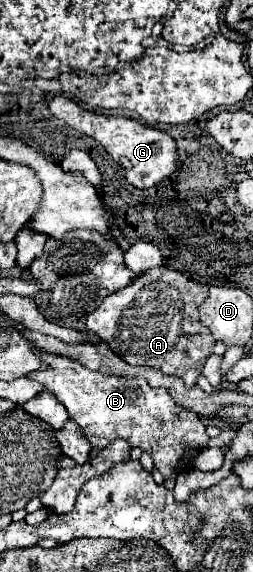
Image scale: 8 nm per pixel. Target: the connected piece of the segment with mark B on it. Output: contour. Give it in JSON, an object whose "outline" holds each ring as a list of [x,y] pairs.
{"outline":[[[37,354],[49,364],[49,368],[29,374],[29,378],[45,384],[45,388],[57,396],[57,400],[67,408],[71,420],[85,430],[91,446],[105,448],[113,440],[123,438],[131,446],[139,446],[141,450],[149,452],[155,468],[165,478],[175,478],[183,468],[191,466],[191,462],[185,462],[185,450],[193,452],[191,456],[195,456],[207,448],[209,436],[203,420],[191,410],[179,406],[169,396],[167,388],[151,388],[143,378],[121,378],[93,372],[81,366],[77,360],[57,354]]]}

